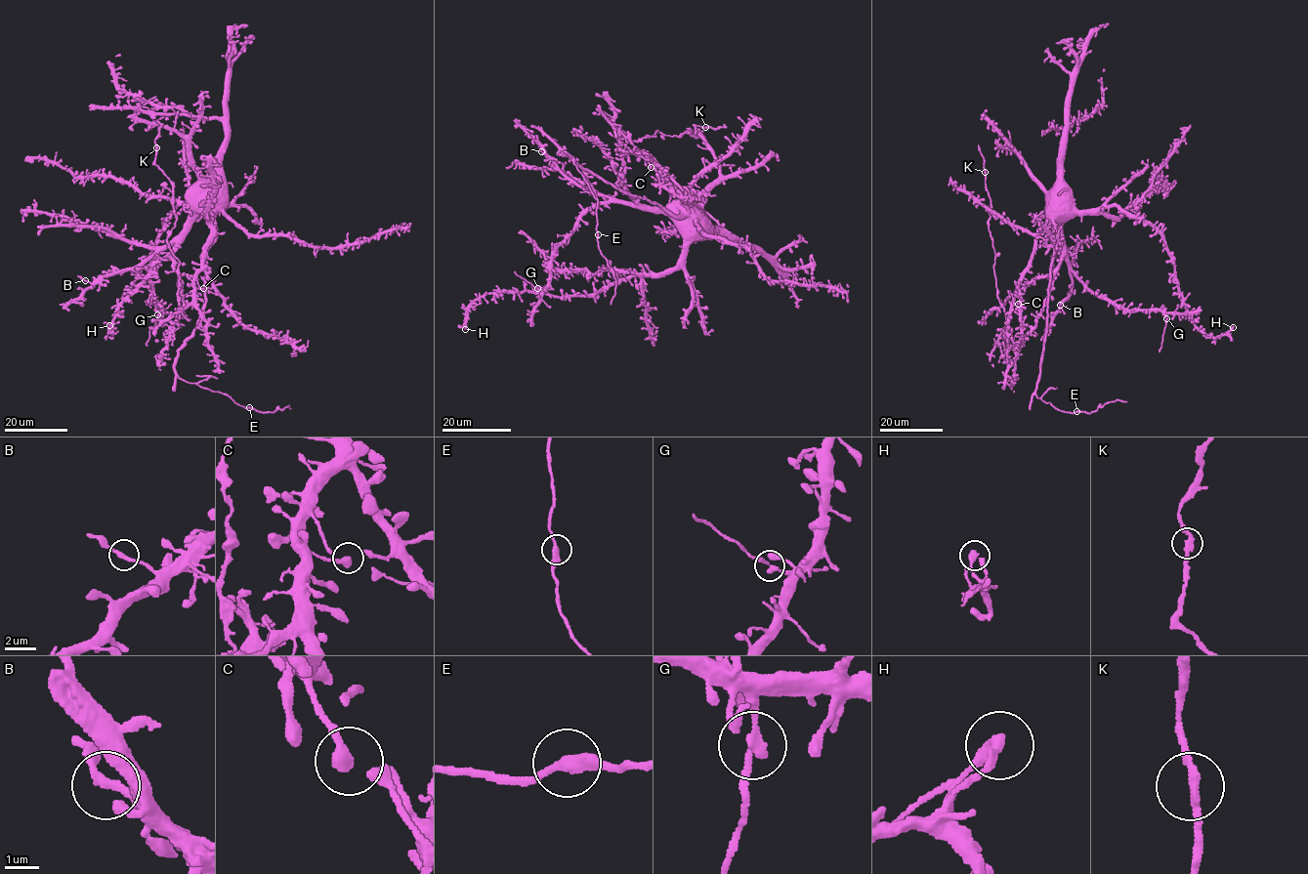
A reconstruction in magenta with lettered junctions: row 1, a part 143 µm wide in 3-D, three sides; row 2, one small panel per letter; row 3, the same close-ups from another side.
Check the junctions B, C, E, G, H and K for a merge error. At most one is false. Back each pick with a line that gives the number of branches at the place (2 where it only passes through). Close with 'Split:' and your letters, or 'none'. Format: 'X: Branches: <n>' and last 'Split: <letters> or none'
G: Branches: 2
Split: G

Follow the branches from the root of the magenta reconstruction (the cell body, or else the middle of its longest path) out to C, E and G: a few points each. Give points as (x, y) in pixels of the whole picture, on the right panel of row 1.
C: (1064, 192), (1068, 212), (1036, 238), (1031, 266), (1013, 297), (1013, 303), (1018, 304)
E: (1064, 192), (1069, 210), (1053, 224), (1055, 254), (1047, 291), (1046, 339), (1035, 393), (1059, 410), (1076, 411)
G: (1064, 192), (1067, 201), (1062, 233), (1074, 274), (1094, 293), (1125, 309), (1160, 310), (1166, 318)

